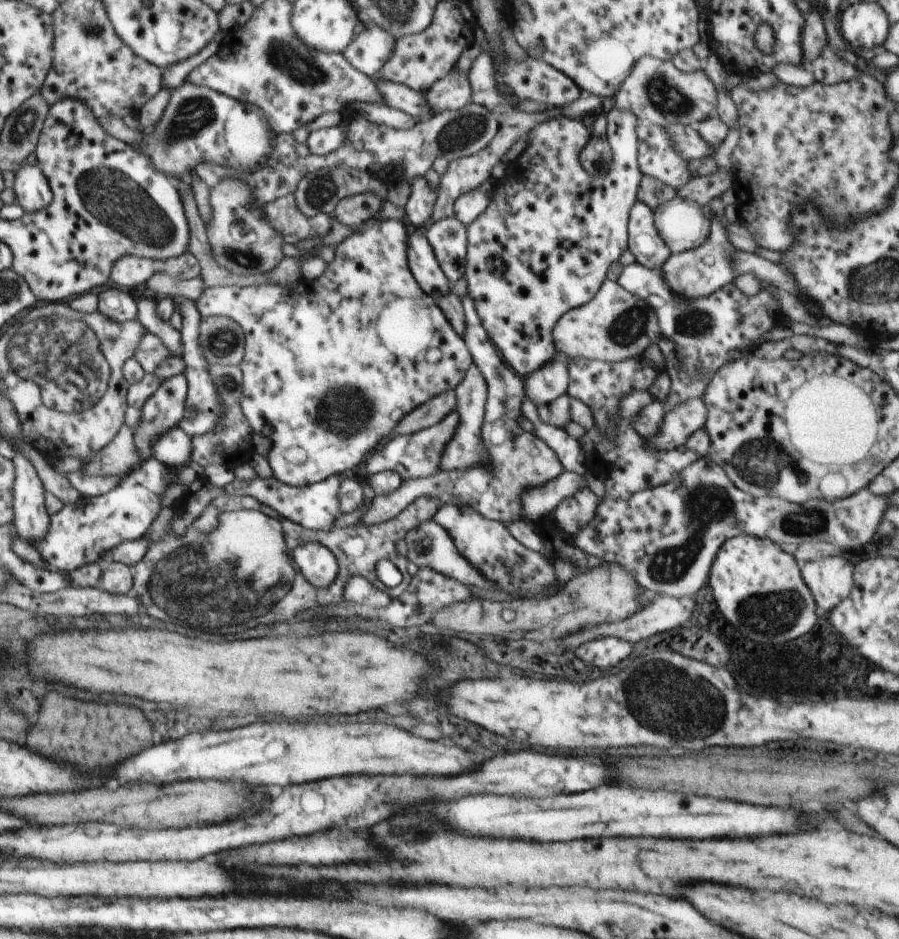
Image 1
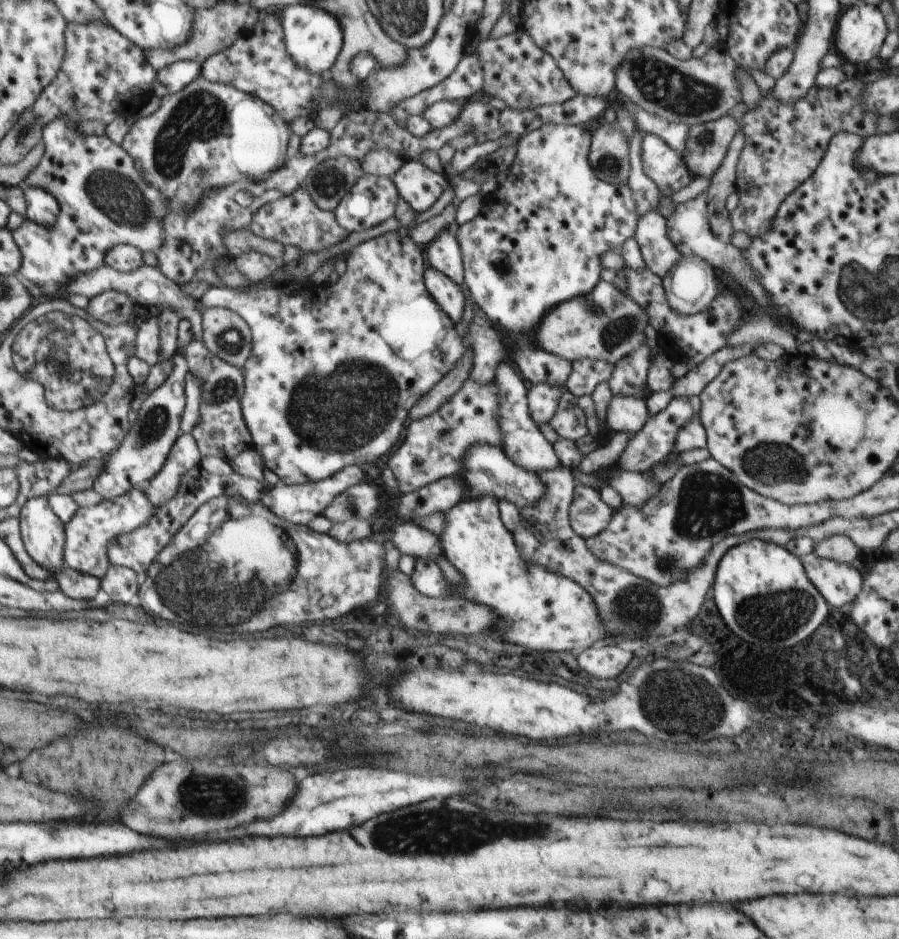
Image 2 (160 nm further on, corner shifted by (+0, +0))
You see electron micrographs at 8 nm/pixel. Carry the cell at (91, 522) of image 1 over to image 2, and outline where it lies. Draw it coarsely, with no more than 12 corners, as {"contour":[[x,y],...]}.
{"contour":[[143,488],[65,523],[66,567],[101,579],[109,542],[148,522]]}

